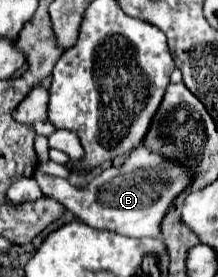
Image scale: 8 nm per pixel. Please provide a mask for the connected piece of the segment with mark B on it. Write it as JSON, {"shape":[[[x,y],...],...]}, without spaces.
{"shape":[[[135,148],[121,166],[109,166],[87,188],[75,188],[63,178],[53,178],[37,170],[37,182],[45,196],[55,198],[69,208],[79,220],[93,228],[113,230],[125,236],[161,236],[161,220],[171,208],[173,200],[187,190],[195,180],[195,170],[185,168],[149,148]]]}

